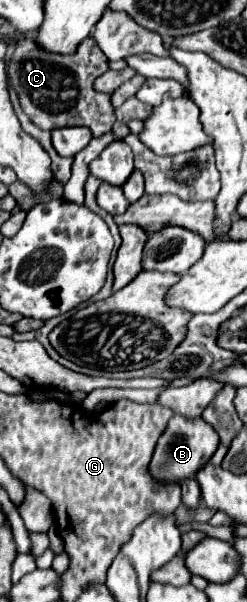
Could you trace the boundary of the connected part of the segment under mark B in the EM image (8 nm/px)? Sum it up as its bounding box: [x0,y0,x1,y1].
[150,415,218,483]

